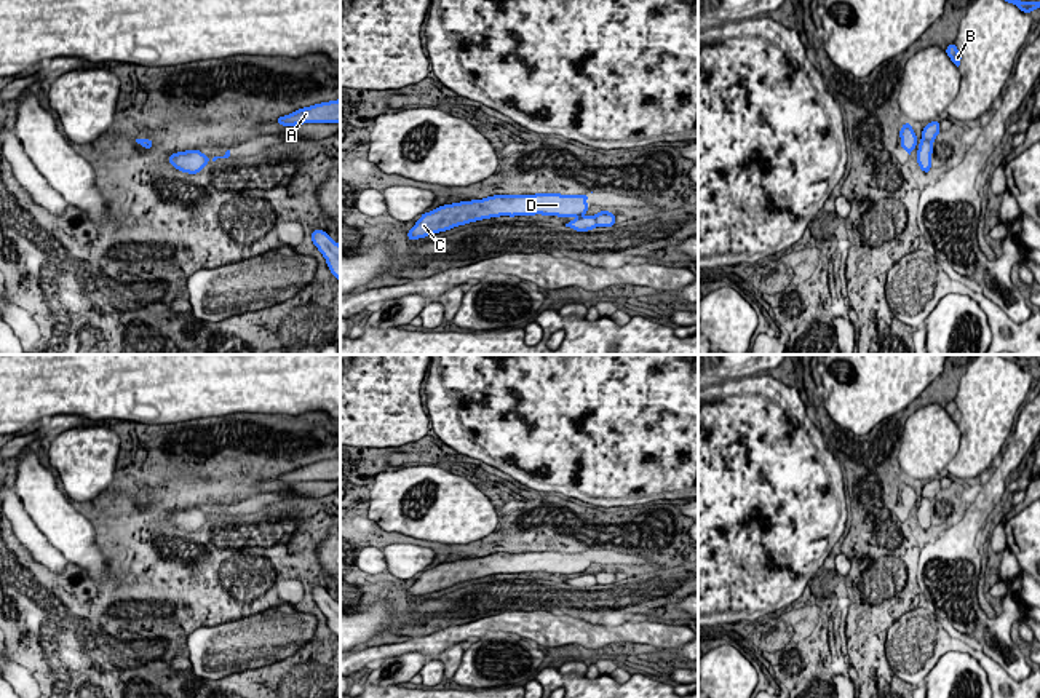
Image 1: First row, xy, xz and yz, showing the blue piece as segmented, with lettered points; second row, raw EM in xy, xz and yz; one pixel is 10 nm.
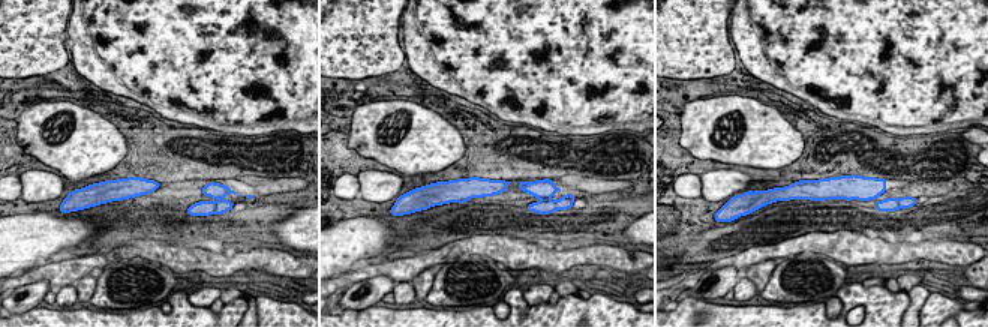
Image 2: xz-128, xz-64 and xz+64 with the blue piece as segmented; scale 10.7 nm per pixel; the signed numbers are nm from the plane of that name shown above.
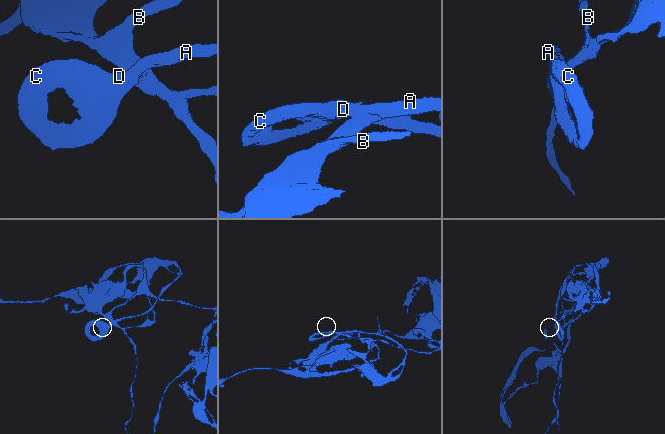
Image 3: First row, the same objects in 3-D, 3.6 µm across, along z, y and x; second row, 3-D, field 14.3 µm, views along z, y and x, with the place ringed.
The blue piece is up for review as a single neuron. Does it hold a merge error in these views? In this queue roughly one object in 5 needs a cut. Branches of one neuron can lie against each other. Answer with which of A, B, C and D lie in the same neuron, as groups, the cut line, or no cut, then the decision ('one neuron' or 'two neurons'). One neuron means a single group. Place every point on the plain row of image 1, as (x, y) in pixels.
A B C D; no cut; one neuron

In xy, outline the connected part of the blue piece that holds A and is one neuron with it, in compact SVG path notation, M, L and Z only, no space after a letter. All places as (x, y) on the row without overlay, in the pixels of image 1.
M340 457L299 466L289 473L278 474L278 482L296 484L304 481L340 481Z

